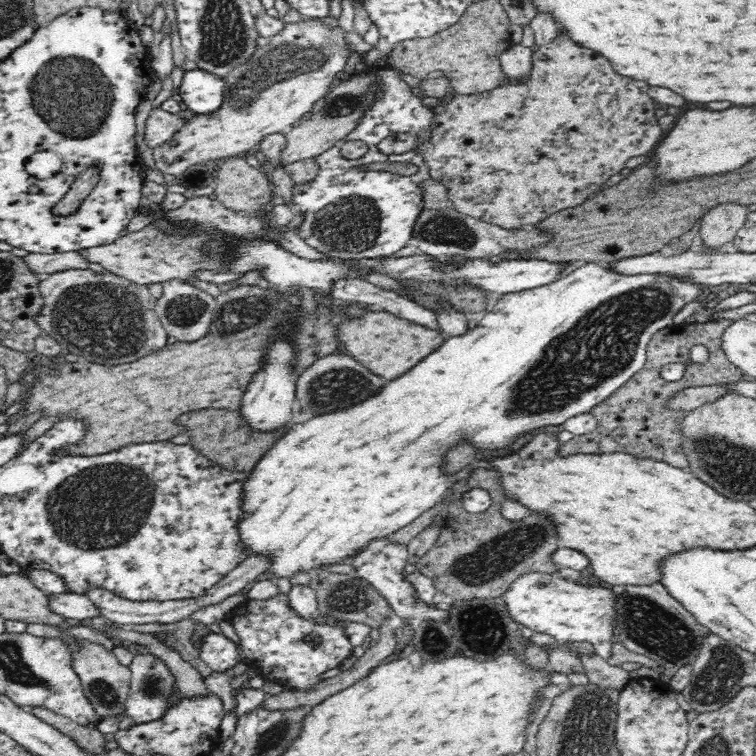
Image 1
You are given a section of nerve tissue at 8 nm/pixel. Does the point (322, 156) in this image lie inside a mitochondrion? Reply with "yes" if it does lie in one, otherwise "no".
no

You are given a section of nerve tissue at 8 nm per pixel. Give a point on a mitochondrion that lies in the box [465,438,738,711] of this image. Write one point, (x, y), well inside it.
(674, 641)

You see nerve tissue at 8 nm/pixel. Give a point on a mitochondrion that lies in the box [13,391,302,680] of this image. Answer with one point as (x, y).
(102, 507)

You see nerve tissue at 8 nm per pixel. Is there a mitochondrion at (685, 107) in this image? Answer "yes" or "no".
no

